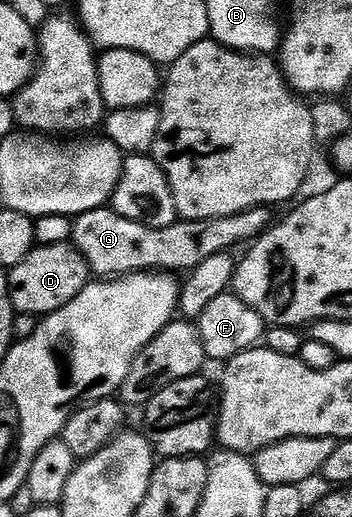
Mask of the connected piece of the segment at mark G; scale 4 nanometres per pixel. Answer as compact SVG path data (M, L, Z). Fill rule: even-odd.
M105 205L75 216L71 242L88 262L89 272L96 277L136 275L140 271L191 273L206 257L223 251L231 252L243 239L255 241L273 222L268 207L251 207L230 217L178 221L169 227L147 227L130 221Z

